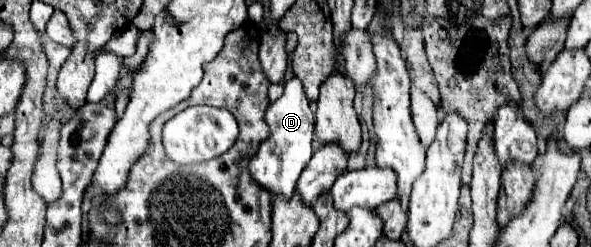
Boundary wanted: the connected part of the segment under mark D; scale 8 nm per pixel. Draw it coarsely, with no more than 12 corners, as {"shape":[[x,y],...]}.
{"shape":[[297,77],[269,105],[271,137],[249,161],[271,195],[291,197],[315,117]]}

